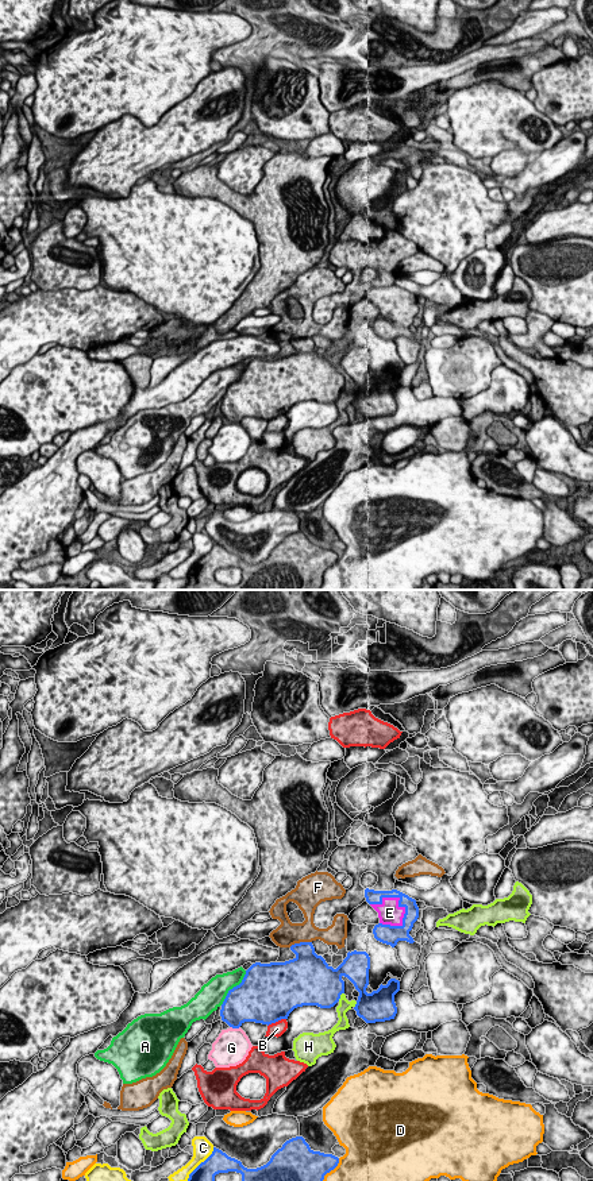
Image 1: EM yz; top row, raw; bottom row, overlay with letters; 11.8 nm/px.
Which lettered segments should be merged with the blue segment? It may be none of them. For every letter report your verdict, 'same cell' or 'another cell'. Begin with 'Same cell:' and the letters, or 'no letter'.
Same cell: E
A: another cell
B: another cell
C: another cell
D: another cell
E: same cell
F: another cell
G: another cell
H: another cell

